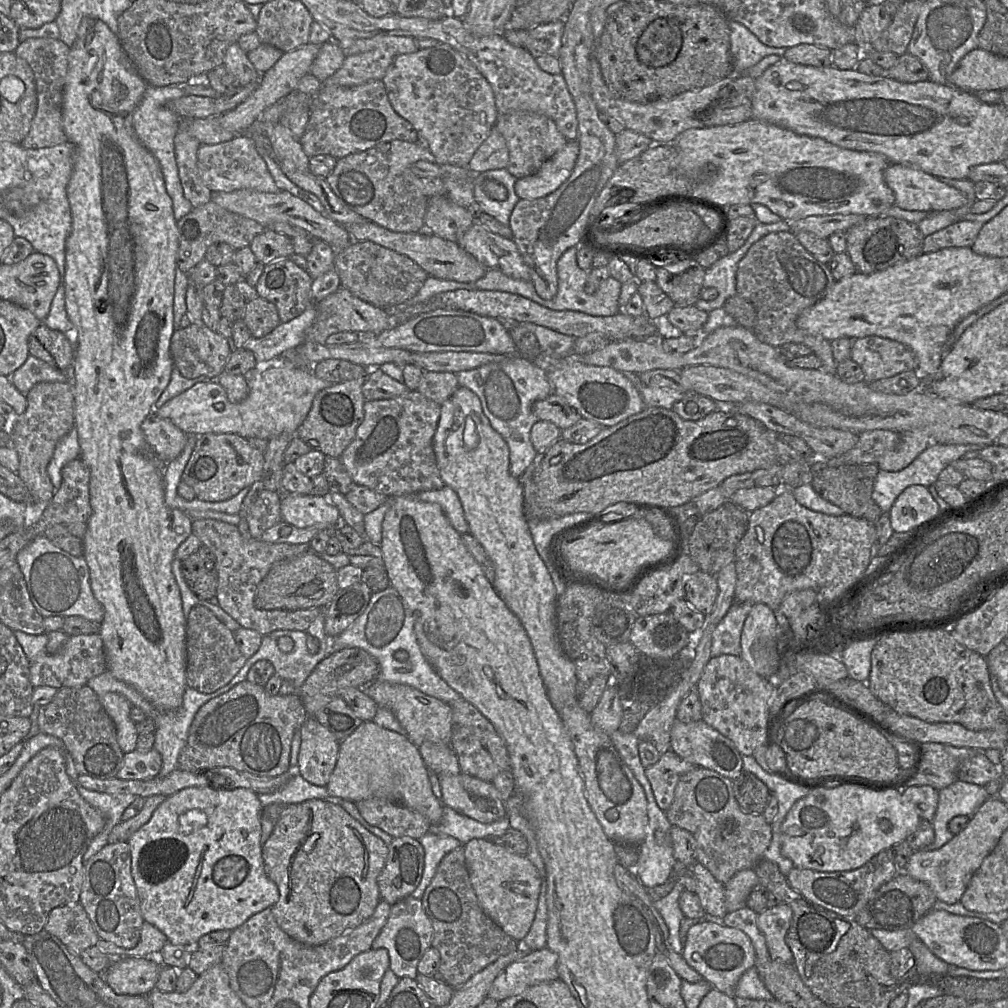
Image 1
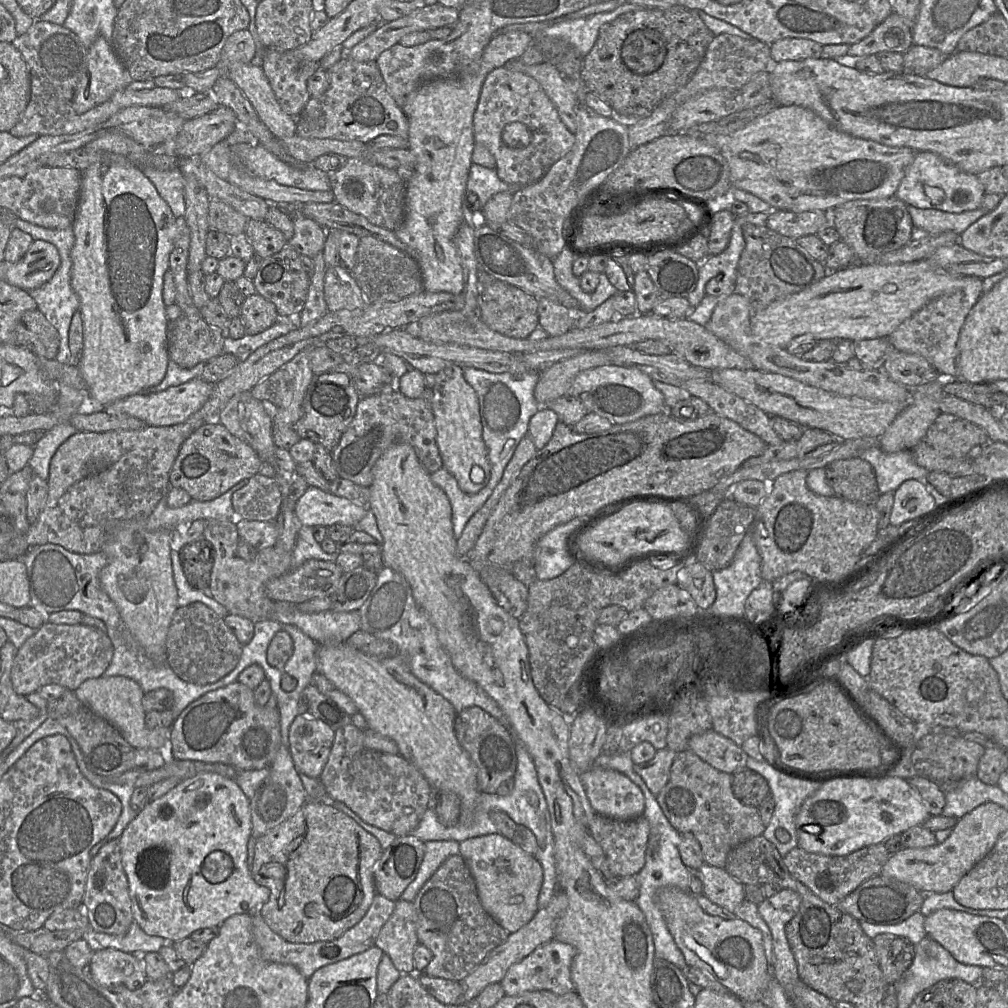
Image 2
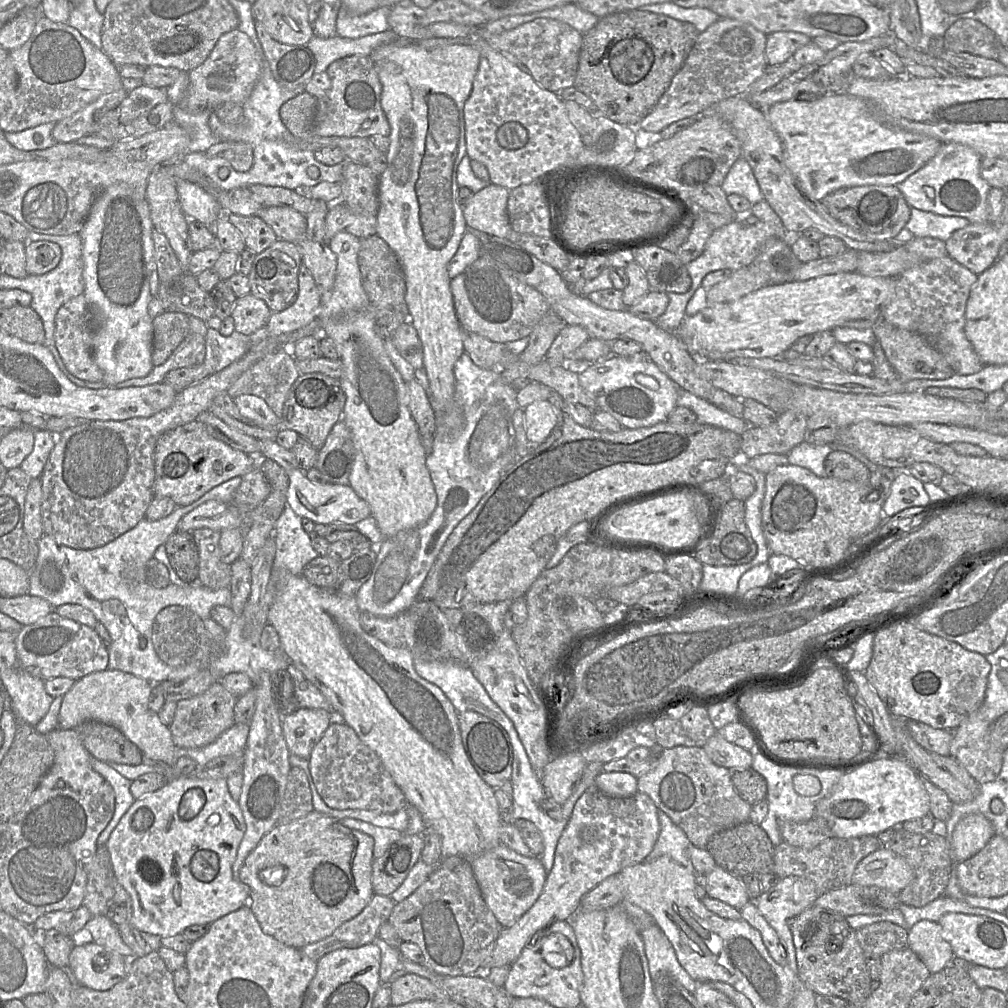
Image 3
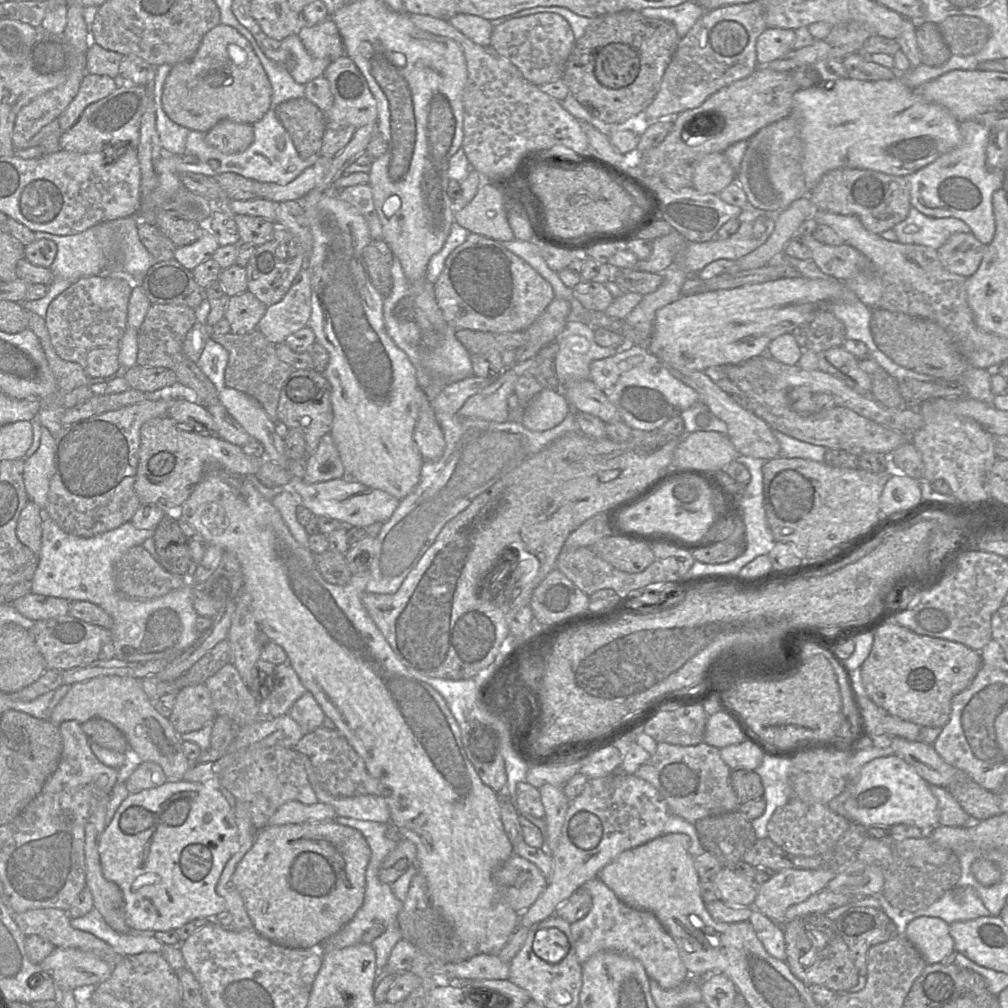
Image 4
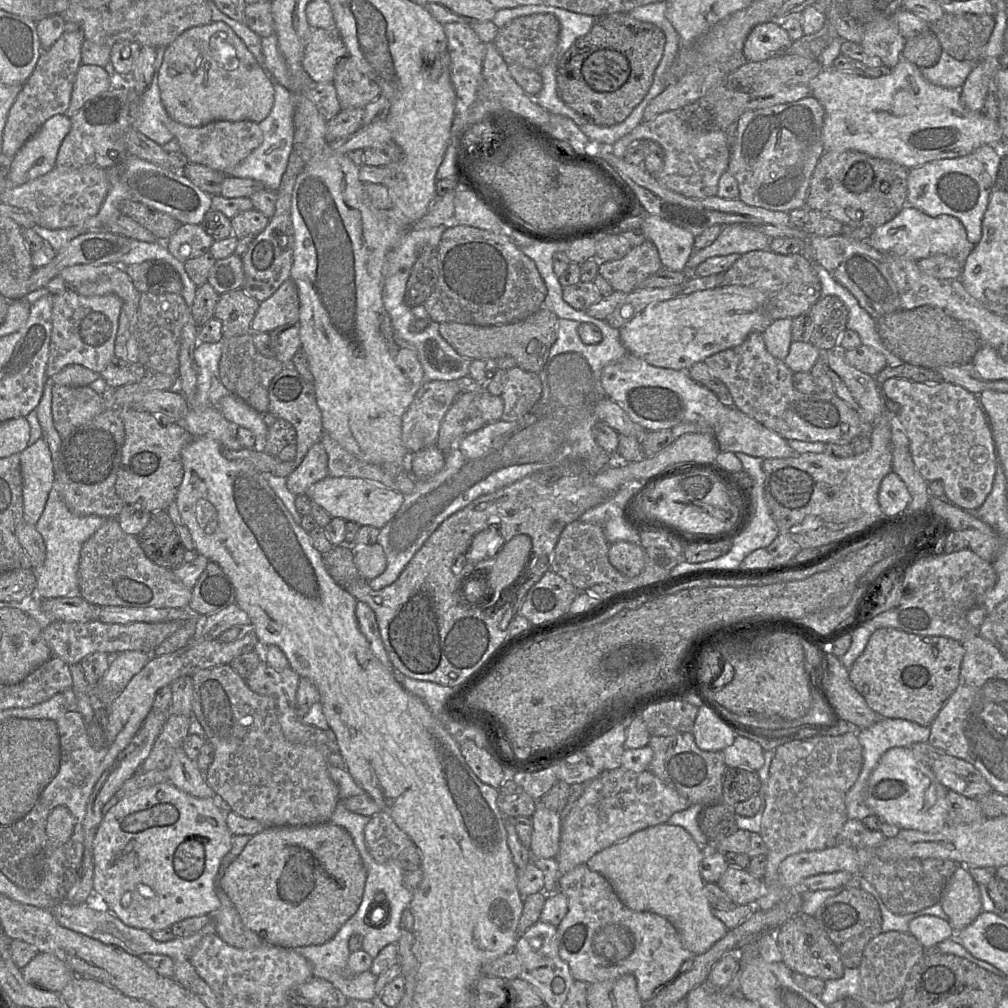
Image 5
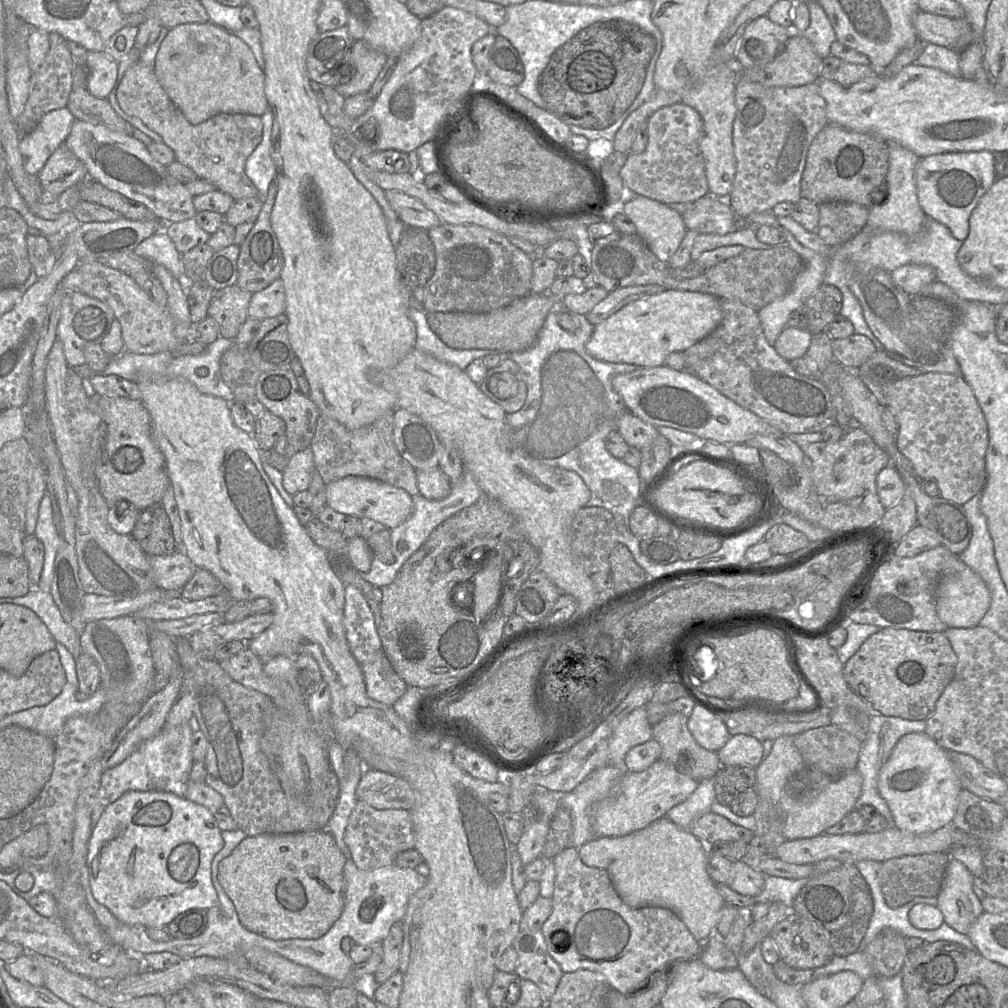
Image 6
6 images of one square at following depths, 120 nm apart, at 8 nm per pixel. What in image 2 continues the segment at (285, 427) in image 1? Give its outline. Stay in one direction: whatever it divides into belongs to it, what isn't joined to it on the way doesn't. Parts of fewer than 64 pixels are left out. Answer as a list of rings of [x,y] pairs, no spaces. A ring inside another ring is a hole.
[[[193,379],[161,392],[140,392],[106,405],[94,401],[87,395],[77,412],[91,414],[103,411],[110,415],[129,415],[151,426],[172,426],[185,422],[204,405],[212,391],[212,385],[201,379]]]

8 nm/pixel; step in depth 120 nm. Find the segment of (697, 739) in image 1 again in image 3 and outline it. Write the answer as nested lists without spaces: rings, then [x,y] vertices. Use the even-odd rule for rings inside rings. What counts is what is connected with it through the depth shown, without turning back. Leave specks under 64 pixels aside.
[[[717,732],[709,738],[703,749],[713,763],[731,771],[752,766],[753,752],[727,741]]]

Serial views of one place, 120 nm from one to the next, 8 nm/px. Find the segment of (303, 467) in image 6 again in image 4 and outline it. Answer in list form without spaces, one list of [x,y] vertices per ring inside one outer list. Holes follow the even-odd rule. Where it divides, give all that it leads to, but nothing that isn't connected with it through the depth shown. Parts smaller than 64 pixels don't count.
[[[329,432],[321,438],[316,450],[307,456],[303,480],[307,483],[317,483],[345,476],[346,471],[339,451]]]

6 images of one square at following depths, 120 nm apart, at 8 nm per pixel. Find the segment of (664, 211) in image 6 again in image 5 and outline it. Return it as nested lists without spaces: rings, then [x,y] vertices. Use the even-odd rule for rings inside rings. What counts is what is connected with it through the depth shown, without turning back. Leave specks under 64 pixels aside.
[[[646,214],[641,231],[657,248],[664,267],[685,271],[688,259],[694,252],[694,236],[689,231],[659,216]]]

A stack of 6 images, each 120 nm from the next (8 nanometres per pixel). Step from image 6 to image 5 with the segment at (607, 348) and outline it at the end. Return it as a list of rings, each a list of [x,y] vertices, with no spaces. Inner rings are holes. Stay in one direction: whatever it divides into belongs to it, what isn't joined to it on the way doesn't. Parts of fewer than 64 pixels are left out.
[[[729,285],[650,304],[619,332],[628,354],[655,367],[686,372],[695,363],[741,345],[750,334],[763,333],[772,321],[766,315],[766,297],[762,292]]]

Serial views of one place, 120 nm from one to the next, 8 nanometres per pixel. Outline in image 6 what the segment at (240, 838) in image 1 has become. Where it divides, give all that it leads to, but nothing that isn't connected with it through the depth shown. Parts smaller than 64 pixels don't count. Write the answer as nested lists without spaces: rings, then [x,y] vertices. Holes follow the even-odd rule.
[[[128,791],[113,803],[104,808],[104,811],[92,829],[88,842],[87,866],[89,882],[95,900],[105,906],[120,923],[137,925],[145,928],[162,928],[179,914],[194,908],[209,909],[218,903],[217,892],[211,880],[211,867],[214,856],[223,848],[222,830],[218,827],[213,811],[196,804],[185,797],[162,791]]]

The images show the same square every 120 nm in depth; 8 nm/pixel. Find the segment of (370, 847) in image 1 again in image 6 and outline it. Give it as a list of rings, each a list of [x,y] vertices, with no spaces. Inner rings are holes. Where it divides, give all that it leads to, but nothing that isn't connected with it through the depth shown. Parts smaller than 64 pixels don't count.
[[[326,829],[294,834],[261,834],[246,837],[228,857],[221,860],[218,880],[248,931],[273,940],[317,939],[331,928],[343,911],[343,872],[347,859]]]

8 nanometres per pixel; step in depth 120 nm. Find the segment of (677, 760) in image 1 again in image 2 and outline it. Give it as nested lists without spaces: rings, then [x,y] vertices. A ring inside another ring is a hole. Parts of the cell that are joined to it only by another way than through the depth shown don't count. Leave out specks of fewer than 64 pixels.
[[[666,747],[657,750],[650,761],[634,764],[635,772],[640,775],[653,795],[659,794],[669,781],[671,766],[676,754],[674,750]]]

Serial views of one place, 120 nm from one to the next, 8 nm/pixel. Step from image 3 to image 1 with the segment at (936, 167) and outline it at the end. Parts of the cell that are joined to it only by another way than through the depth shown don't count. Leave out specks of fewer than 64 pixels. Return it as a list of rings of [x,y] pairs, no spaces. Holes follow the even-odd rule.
[[[889,164],[884,171],[884,180],[895,196],[895,206],[909,211],[944,211],[956,209],[967,203],[963,193],[941,179],[914,166]]]

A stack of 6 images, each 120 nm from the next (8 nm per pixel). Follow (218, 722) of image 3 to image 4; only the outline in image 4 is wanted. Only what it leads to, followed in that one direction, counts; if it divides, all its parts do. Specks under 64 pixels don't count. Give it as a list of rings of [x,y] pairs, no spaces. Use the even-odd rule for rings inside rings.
[[[204,684],[186,686],[175,694],[175,705],[168,718],[179,735],[201,729],[217,717],[209,690]]]

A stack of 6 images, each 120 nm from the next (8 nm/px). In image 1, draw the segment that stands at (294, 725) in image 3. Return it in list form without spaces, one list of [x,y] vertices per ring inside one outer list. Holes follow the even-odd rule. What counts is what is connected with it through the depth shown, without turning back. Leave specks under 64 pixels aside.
[[[307,717],[299,734],[296,772],[308,782],[326,787],[337,763],[340,741],[314,717]]]

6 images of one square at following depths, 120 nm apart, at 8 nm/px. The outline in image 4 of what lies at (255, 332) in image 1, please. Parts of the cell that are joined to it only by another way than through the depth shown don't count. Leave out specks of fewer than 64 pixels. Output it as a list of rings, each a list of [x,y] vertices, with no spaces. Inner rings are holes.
[[[249,291],[230,297],[224,319],[231,327],[230,333],[247,334],[257,330],[267,306]]]

